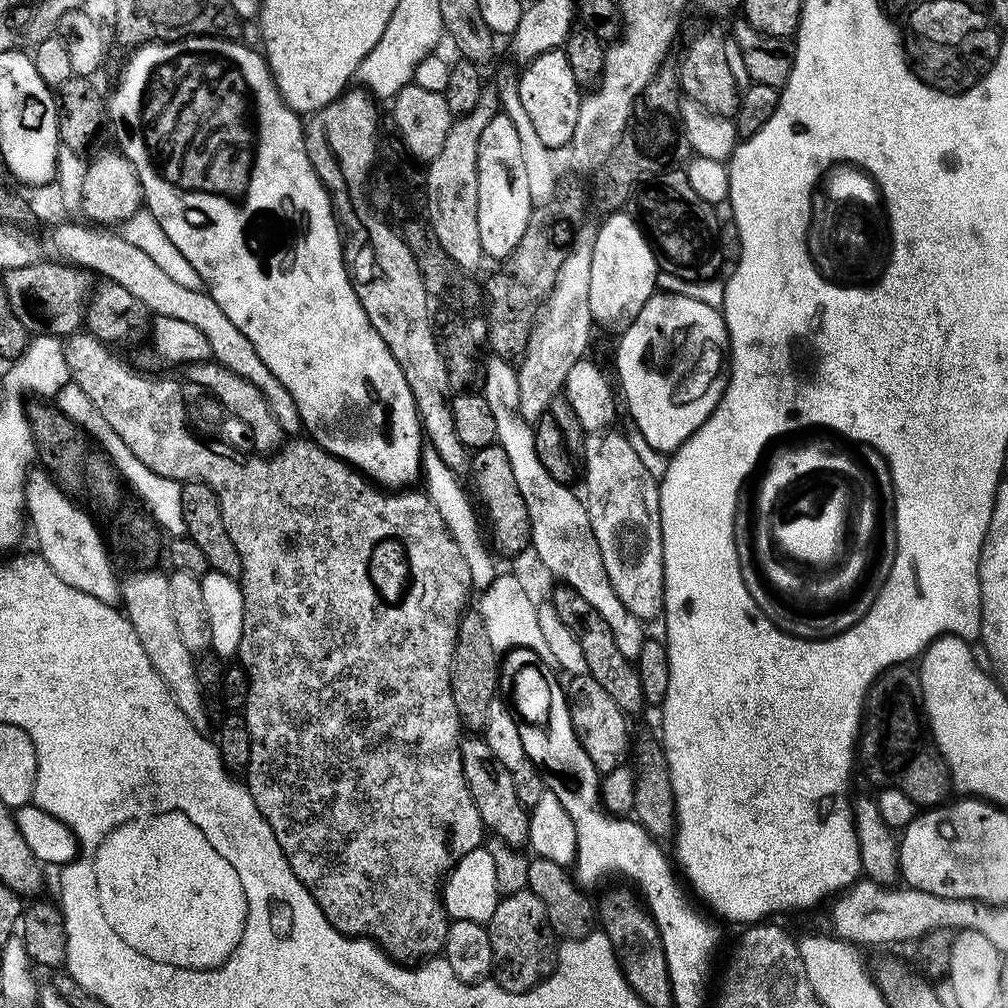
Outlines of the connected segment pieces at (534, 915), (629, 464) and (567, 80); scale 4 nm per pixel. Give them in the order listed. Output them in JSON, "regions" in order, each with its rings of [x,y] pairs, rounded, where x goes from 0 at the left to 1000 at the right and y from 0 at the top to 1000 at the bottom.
{"regions":[[[[523,883],[497,888],[493,892],[492,902],[482,920],[491,959],[497,960],[496,969],[494,969],[496,979],[508,982],[519,976],[527,978],[533,975],[538,968],[536,947],[540,944],[542,914],[540,900],[538,895],[534,895],[532,888]]],[[[596,427],[590,431],[580,432],[577,438],[577,449],[579,448],[579,488],[577,487],[577,495],[580,504],[583,505],[585,526],[589,526],[589,534],[593,538],[593,546],[597,550],[597,562],[601,565],[601,573],[605,577],[605,581],[609,583],[609,589],[613,589],[613,593],[617,595],[617,601],[621,601],[625,610],[633,612],[637,617],[644,617],[643,615],[649,614],[650,611],[652,614],[659,606],[659,551],[657,550],[657,532],[655,530],[655,489],[652,477],[647,476],[645,470],[641,468],[636,455],[626,445],[622,434],[614,428],[613,430],[605,428]]],[[[559,50],[539,52],[537,56],[523,61],[519,67],[520,71],[515,72],[514,85],[518,106],[541,145],[547,149],[559,148],[567,139],[577,98],[577,84],[569,77],[569,69],[565,69],[563,56]]]]}

